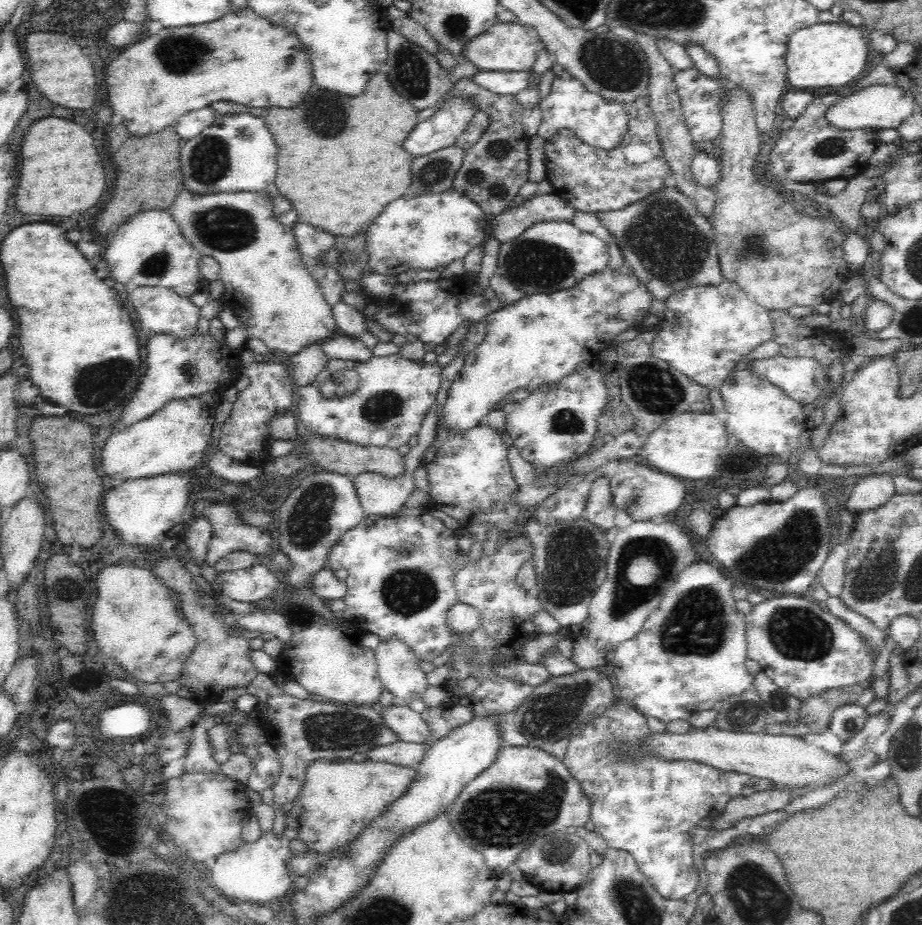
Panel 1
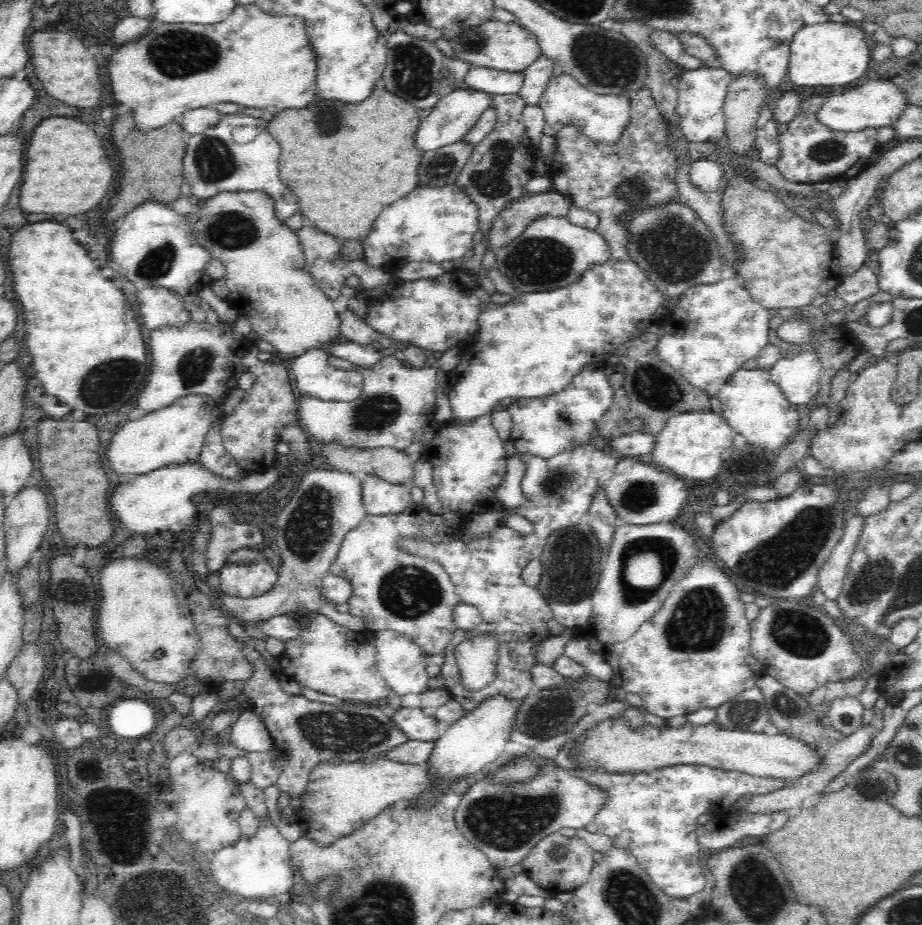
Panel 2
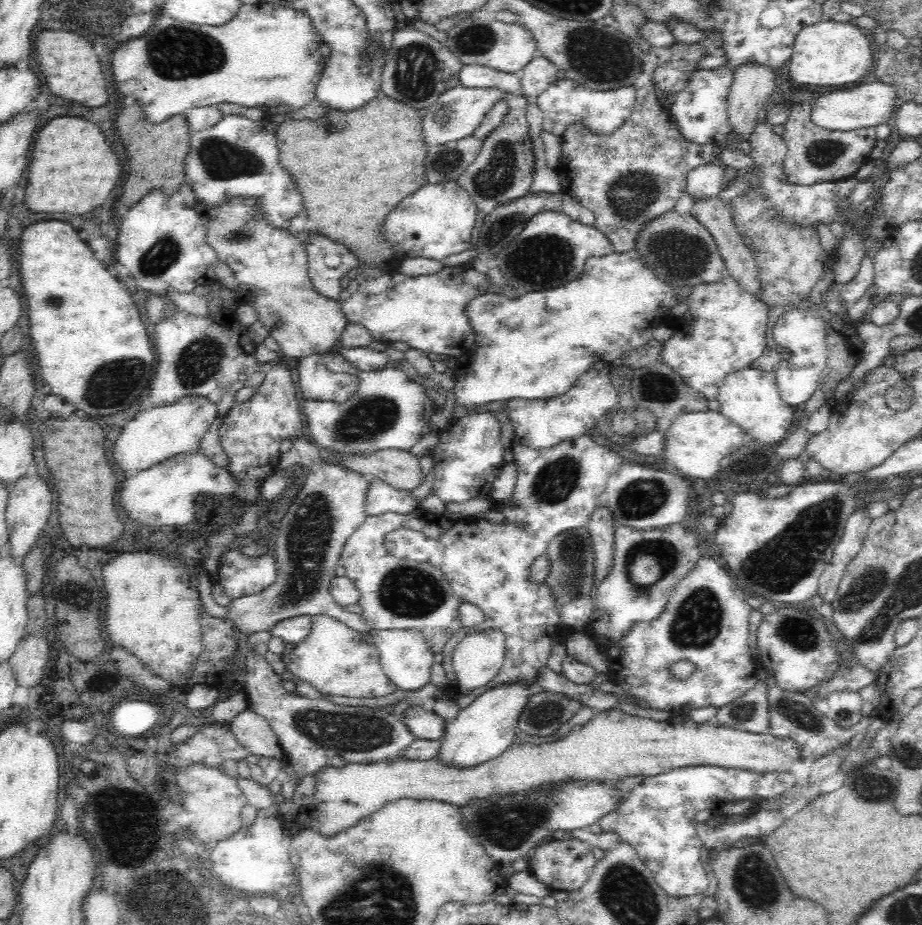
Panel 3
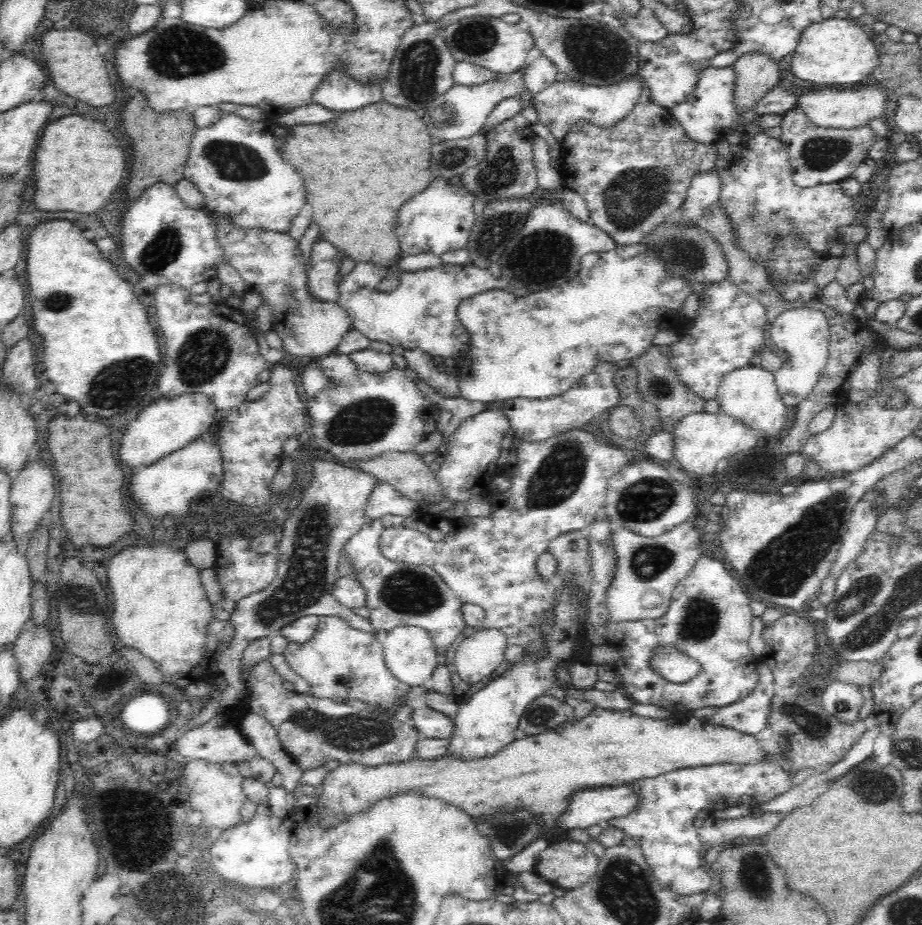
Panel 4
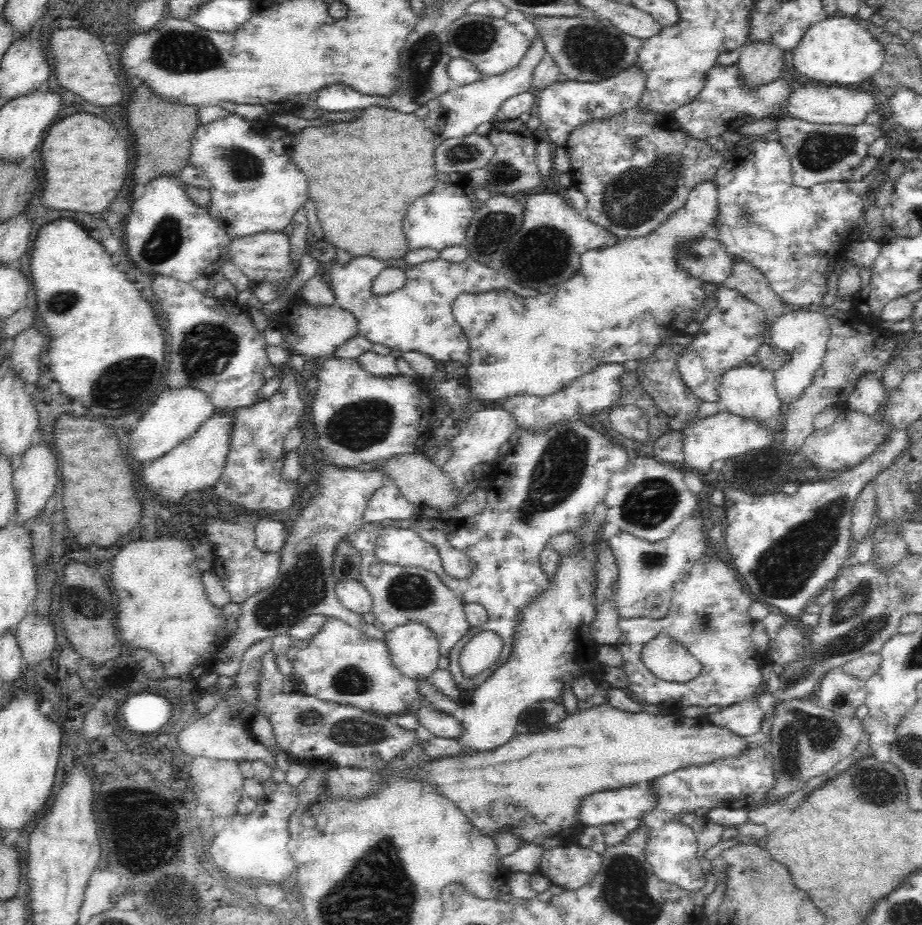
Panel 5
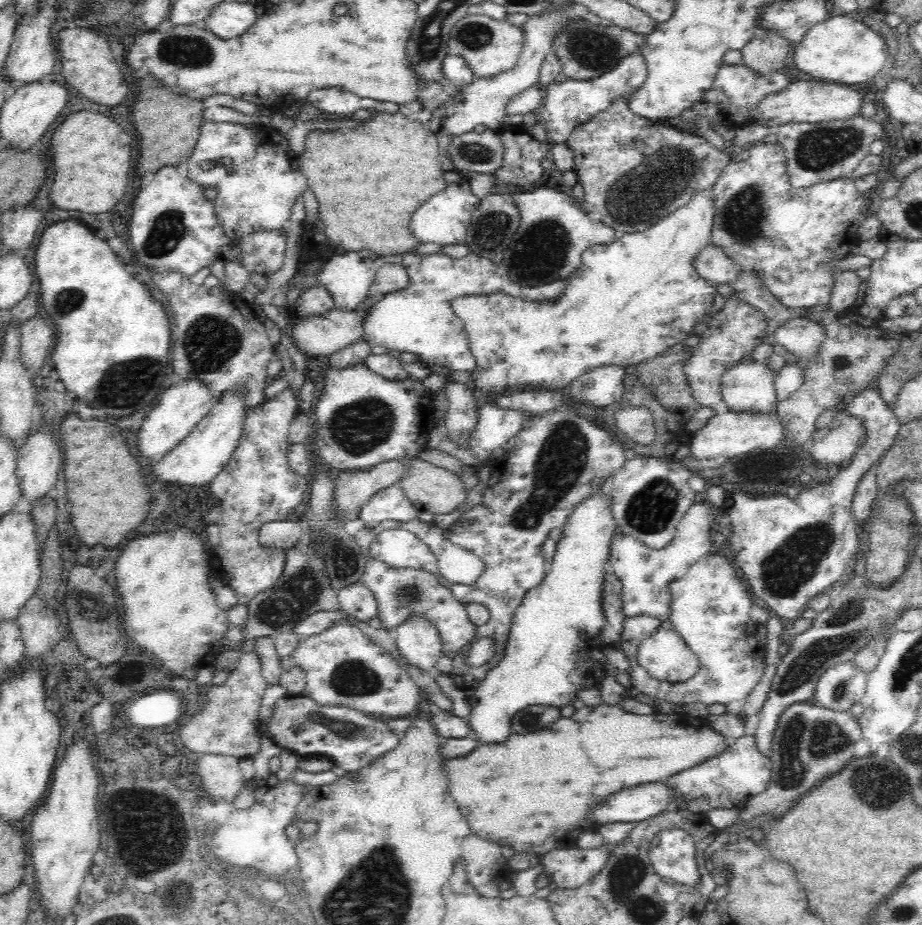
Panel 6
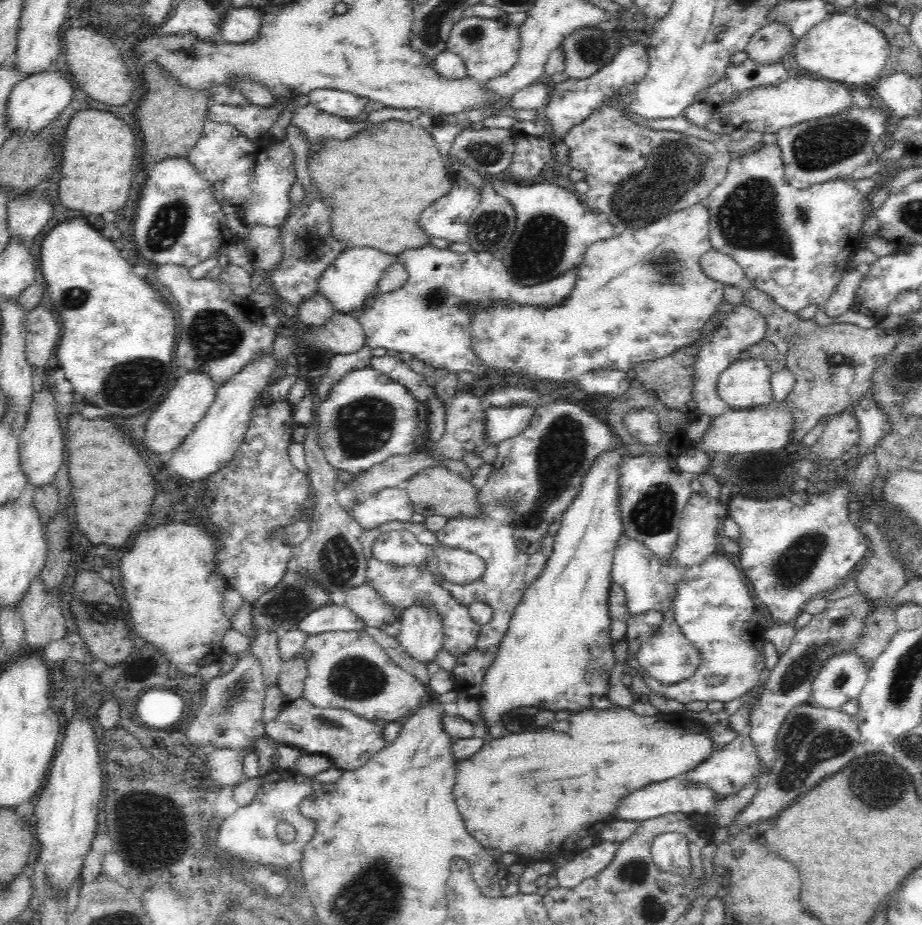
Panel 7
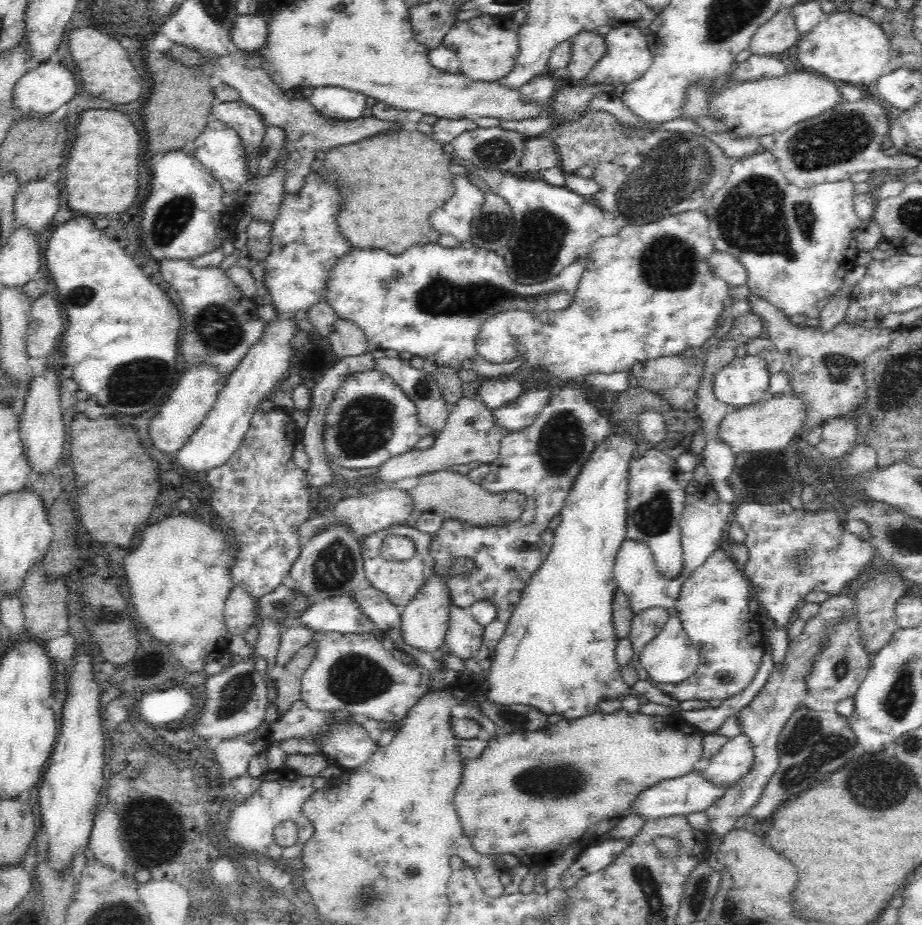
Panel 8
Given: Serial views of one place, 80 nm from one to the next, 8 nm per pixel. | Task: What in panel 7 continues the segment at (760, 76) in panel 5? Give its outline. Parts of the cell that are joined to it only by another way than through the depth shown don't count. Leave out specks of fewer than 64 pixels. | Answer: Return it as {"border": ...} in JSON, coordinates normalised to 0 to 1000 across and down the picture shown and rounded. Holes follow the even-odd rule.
{"border":[[[837,23],[818,37],[807,57],[813,66],[824,71],[835,71],[859,58],[862,45],[852,27]]]}

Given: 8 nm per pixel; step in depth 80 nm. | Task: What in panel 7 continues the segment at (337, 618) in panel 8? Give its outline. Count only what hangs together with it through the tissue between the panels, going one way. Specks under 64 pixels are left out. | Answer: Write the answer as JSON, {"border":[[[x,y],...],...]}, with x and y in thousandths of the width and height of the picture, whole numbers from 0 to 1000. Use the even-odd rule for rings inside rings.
{"border":[[[358,654],[339,659],[323,675],[322,680],[334,686],[349,685],[358,681],[390,681],[397,677],[373,654]]]}

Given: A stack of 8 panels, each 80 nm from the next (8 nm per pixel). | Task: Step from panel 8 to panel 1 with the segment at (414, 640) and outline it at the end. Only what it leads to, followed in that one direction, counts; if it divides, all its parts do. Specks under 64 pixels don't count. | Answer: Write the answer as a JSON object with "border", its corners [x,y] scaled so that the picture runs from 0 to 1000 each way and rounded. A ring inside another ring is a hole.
{"border":[[[423,691],[414,693],[406,704],[414,744],[425,748],[431,760],[444,762],[458,757],[463,735],[447,702],[432,691]]]}

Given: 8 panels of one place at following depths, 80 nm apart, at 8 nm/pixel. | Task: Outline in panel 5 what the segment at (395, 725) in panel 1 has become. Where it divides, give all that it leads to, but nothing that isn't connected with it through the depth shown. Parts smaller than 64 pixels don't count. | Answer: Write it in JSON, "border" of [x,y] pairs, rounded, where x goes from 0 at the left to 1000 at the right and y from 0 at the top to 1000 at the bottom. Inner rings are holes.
{"border":[[[466,761],[451,766],[452,779],[473,798],[496,799],[501,791],[497,773],[473,768]]]}

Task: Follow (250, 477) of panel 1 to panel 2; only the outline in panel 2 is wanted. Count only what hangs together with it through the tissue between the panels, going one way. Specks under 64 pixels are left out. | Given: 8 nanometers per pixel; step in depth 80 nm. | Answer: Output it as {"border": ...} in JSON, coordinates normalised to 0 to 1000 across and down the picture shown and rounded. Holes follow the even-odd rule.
{"border":[[[232,455],[231,462],[226,466],[226,471],[216,493],[219,505],[226,507],[226,509],[233,514],[248,518],[260,518],[272,512],[273,510],[260,506],[254,497],[254,494],[245,490],[240,478],[239,467],[239,457]]]}

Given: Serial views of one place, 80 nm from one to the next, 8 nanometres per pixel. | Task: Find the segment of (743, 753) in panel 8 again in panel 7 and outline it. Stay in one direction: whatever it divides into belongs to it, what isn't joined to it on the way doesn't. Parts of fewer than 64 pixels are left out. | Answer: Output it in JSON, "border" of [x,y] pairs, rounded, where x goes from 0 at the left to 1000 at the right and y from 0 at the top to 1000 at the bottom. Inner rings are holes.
{"border":[[[803,792],[792,804],[779,809],[761,826],[742,836],[740,841],[746,849],[768,852],[774,857],[773,867],[779,869],[785,862],[803,856],[807,851],[820,846],[820,854],[826,854],[832,846],[833,830],[828,830],[813,795]]]}

